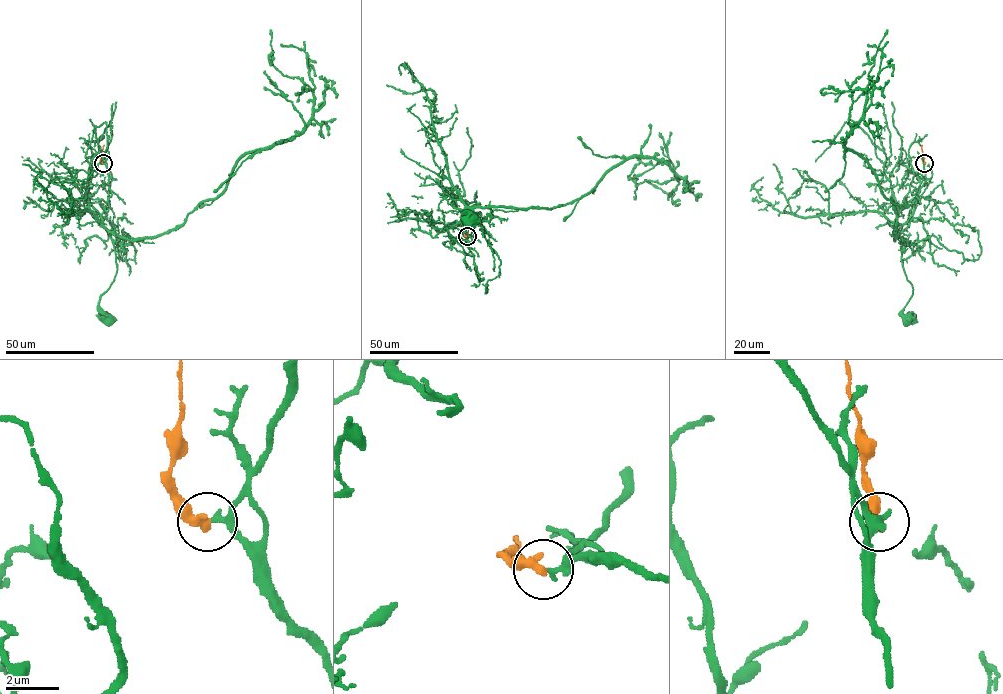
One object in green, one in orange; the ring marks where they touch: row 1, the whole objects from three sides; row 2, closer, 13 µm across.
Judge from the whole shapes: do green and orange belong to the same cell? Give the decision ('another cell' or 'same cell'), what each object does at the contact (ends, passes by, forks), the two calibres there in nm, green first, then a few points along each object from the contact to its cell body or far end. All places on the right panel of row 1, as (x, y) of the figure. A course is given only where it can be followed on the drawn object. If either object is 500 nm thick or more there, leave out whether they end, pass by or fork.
same cell; green passes by; orange ends; calibres 240 and 400 nm; course green (925, 163), (925, 180), (917, 199), (894, 222), (912, 287), (902, 312), (908, 319); course orange (925, 163), (922, 145)

